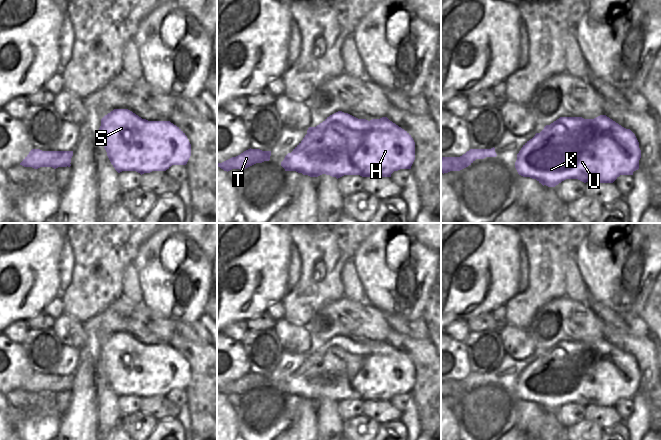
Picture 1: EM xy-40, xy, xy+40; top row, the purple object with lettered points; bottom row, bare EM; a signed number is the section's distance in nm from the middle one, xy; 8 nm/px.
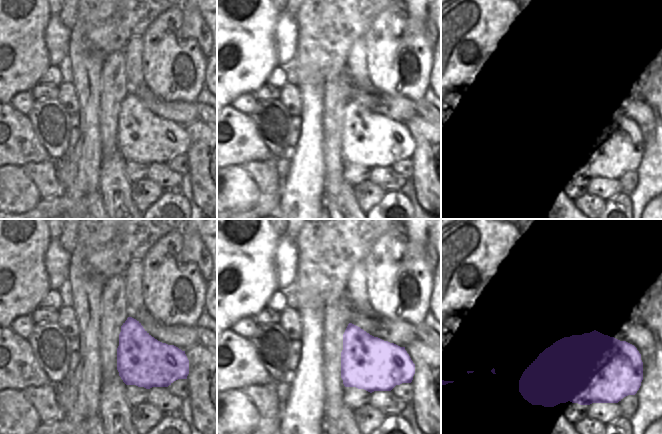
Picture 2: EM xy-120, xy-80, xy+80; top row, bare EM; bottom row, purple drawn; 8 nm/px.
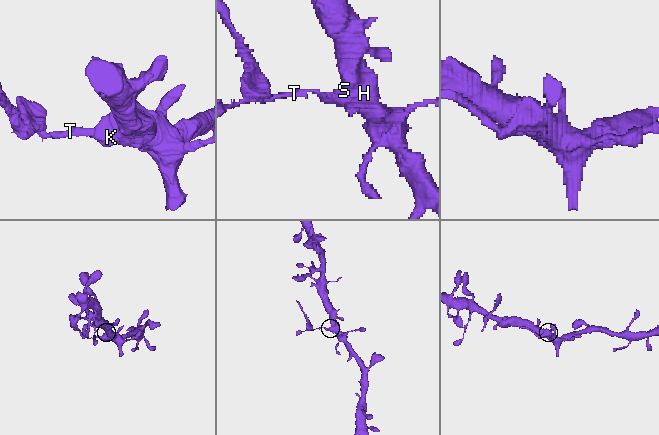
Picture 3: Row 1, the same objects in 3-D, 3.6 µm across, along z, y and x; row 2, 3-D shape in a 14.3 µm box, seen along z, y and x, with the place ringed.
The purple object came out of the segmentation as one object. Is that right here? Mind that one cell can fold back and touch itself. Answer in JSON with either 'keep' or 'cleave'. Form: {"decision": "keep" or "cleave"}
{"decision": "cleave"}

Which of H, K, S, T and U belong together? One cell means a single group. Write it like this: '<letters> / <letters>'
H K S U / T

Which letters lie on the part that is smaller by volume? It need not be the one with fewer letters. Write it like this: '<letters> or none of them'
T

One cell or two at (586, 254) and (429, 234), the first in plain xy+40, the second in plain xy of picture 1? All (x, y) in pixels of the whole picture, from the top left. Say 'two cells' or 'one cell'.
two cells

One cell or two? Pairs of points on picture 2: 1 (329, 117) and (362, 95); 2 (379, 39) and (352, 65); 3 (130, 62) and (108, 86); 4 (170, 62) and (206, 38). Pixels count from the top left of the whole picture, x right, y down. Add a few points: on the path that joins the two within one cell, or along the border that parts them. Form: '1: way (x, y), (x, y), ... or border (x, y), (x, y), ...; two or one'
1: border (351, 79), (351, 93), (348, 98); two
2: border (362, 37), (366, 73), (369, 76); two
3: border (123, 49), (124, 73), (130, 87); two
4: border (185, 23), (185, 31), (196, 40), (206, 57); two

